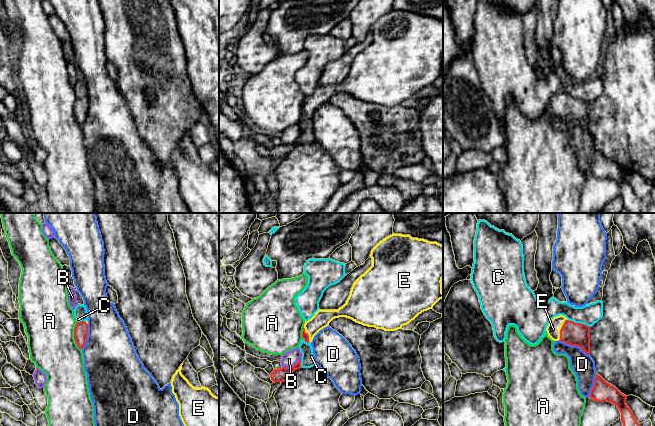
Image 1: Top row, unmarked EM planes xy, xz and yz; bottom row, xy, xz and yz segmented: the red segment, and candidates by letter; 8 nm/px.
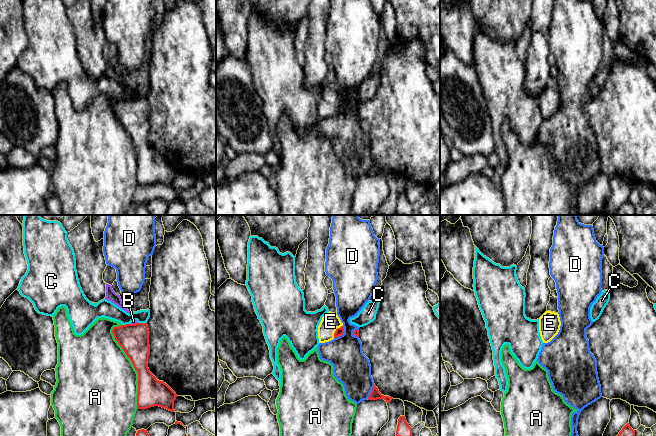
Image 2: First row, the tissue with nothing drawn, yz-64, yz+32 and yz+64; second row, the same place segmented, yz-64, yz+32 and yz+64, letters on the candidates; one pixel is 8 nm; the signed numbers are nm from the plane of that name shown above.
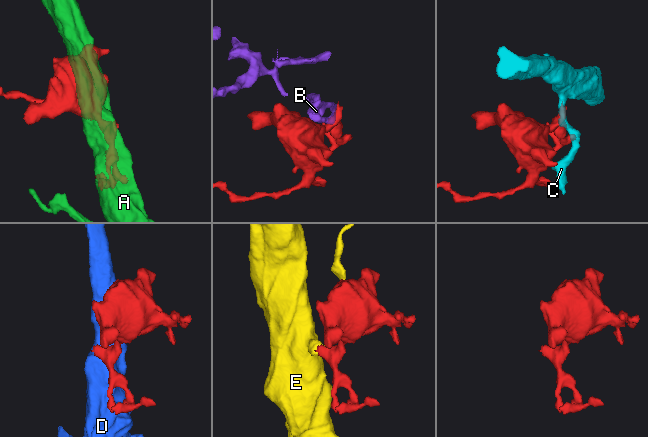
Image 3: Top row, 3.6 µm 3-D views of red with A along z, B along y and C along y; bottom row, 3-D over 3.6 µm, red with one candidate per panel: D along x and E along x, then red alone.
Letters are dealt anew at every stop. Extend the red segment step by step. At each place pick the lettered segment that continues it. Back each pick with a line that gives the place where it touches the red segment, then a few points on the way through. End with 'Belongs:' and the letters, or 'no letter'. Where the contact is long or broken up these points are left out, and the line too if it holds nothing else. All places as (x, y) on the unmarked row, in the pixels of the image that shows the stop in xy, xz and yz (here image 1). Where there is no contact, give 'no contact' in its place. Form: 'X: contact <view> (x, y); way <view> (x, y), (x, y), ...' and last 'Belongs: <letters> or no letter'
E: contact yz (561, 105); way yz (575, 110), (561, 105), (553, 105)
Belongs: E

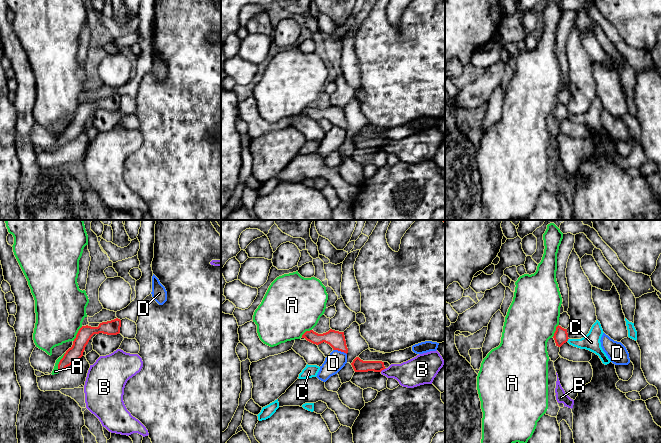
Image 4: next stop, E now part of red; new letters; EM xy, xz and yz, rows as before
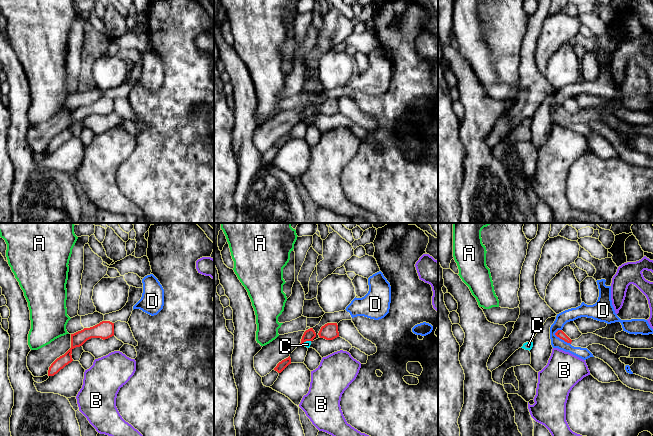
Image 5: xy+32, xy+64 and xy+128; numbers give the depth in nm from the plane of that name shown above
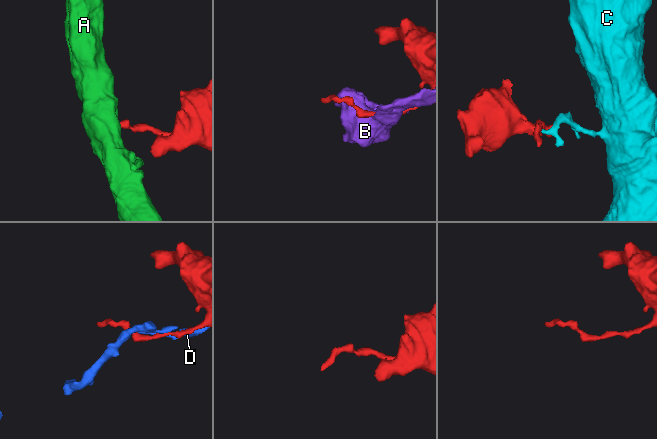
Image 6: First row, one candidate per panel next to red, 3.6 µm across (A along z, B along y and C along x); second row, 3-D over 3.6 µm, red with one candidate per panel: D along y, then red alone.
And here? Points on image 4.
Belongs: no letter

